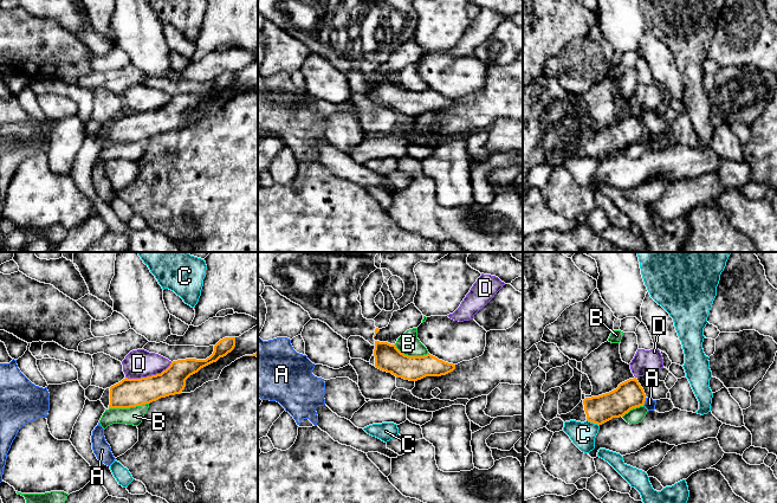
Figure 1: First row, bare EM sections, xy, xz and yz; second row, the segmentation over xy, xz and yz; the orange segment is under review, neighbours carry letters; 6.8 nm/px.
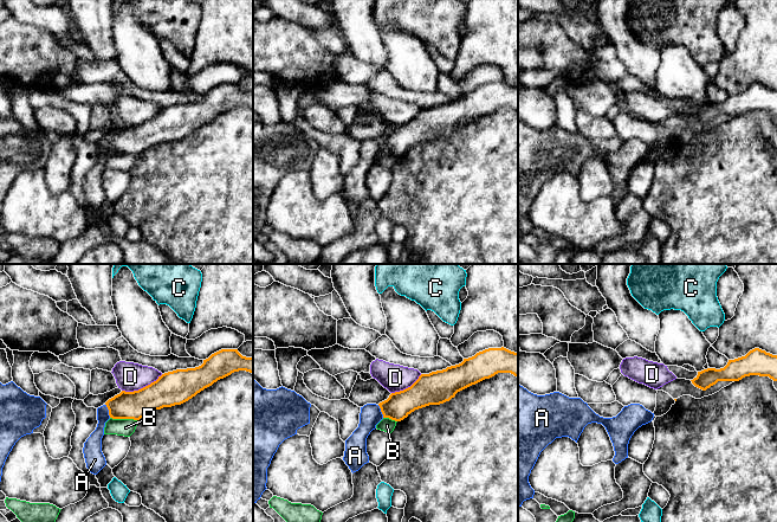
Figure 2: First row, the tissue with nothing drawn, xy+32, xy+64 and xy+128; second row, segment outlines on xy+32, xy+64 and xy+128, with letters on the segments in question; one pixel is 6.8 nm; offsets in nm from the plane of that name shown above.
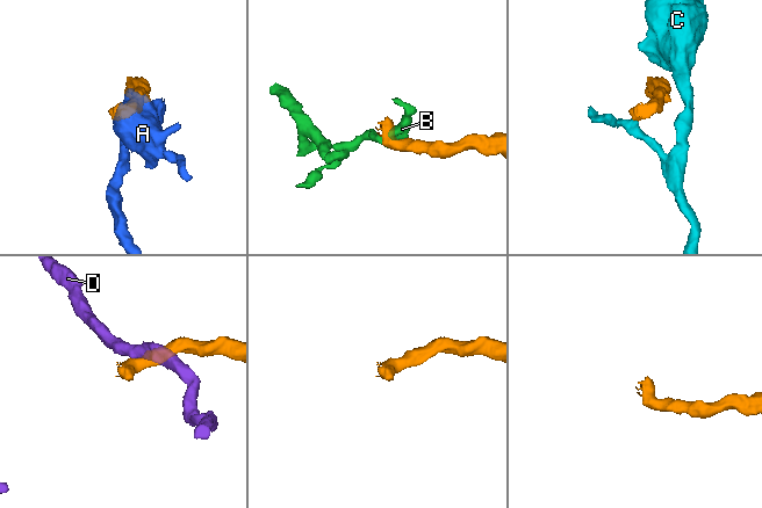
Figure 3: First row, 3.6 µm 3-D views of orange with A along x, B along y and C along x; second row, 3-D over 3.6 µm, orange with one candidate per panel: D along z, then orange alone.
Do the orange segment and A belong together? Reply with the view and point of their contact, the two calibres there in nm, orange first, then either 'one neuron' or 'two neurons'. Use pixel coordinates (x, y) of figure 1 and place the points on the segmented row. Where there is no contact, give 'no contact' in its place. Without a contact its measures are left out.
yz (645, 400) | 190/80 nm | two neurons

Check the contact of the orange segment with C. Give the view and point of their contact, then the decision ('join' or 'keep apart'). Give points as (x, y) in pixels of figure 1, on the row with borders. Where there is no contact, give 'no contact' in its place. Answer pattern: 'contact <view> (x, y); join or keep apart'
contact yz (593, 421); keep apart

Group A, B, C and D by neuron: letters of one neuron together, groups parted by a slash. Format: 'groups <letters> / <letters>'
groups A / B / C / D

